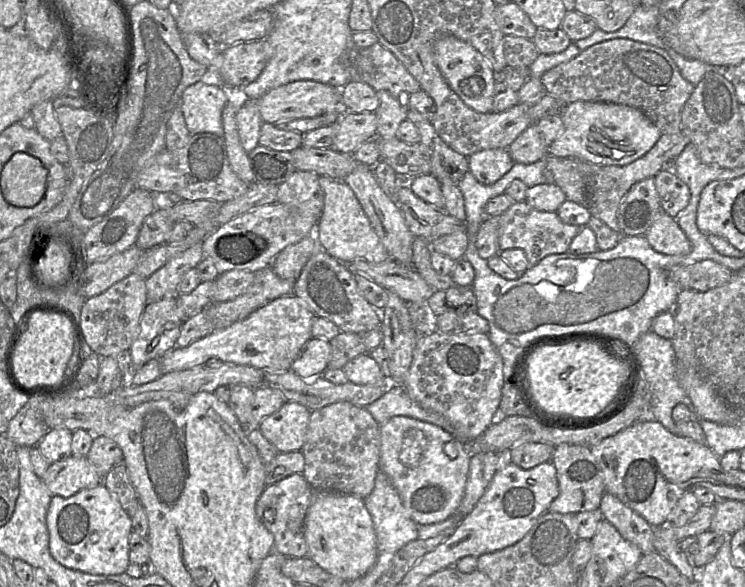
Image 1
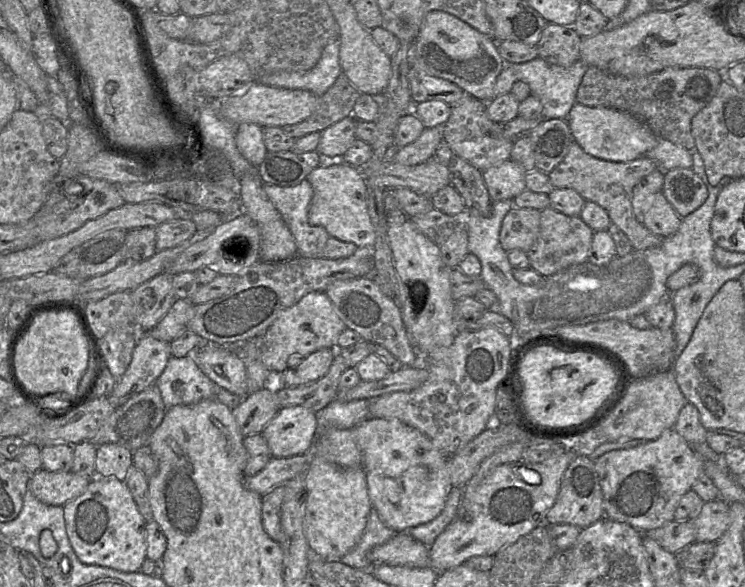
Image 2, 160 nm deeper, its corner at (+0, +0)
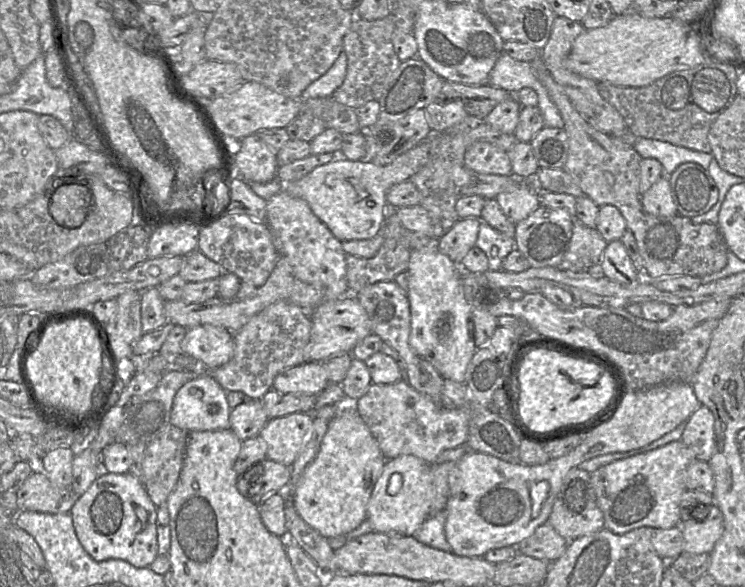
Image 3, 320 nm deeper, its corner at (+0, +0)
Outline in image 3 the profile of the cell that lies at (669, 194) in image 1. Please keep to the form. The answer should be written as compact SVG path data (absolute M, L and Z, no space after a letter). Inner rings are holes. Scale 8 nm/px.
M690 162L683 163L668 178L679 215L691 219L708 212L717 203L719 191L716 183L708 170L702 166Z

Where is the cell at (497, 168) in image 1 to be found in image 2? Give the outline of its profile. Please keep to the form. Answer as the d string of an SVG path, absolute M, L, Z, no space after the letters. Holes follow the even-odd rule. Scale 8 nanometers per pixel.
M512 159L482 172L493 201L513 200L526 190L525 175L527 172Z

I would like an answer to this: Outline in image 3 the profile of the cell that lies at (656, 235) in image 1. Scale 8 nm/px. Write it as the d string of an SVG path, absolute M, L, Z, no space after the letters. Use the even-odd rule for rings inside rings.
M661 176L651 188L641 196L643 209L655 217L673 217L678 214L673 200L669 178Z

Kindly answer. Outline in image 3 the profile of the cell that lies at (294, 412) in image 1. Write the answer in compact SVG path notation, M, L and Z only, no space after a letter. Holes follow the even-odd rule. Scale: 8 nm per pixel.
M310 413L270 419L259 434L266 444L267 459L292 467L306 443L312 424Z

